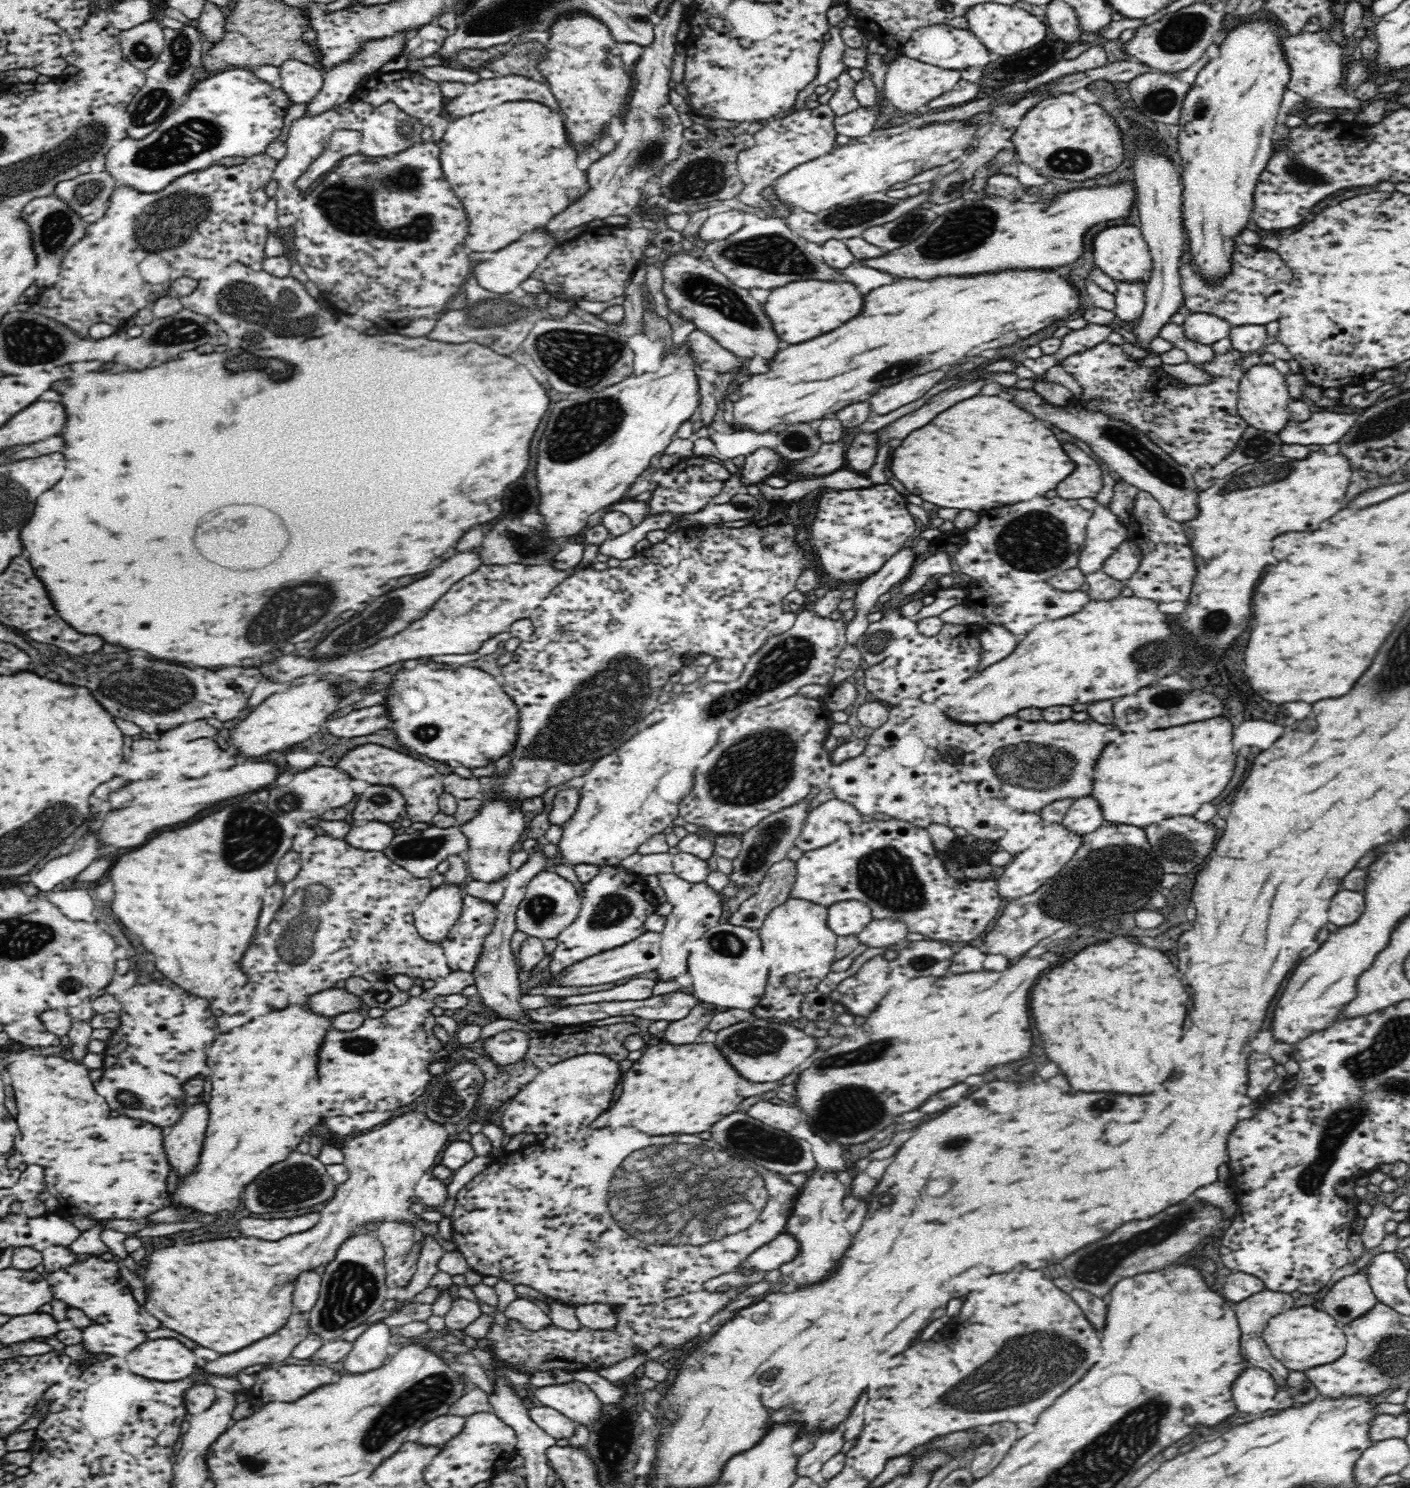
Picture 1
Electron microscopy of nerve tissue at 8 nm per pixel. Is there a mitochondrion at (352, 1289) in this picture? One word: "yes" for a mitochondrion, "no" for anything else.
yes

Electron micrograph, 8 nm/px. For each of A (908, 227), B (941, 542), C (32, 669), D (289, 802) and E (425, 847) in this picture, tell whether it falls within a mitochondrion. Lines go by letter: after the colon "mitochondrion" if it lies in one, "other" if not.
A: mitochondrion
B: other
C: other
D: mitochondrion
E: mitochondrion

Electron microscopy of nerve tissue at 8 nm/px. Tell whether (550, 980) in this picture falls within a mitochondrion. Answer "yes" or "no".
no

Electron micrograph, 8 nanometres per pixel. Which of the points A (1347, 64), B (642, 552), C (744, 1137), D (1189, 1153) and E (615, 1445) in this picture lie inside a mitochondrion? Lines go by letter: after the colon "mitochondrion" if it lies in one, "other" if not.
A: other
B: other
C: mitochondrion
D: other
E: mitochondrion

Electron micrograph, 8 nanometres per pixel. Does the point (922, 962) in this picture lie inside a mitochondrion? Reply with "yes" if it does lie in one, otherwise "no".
yes

